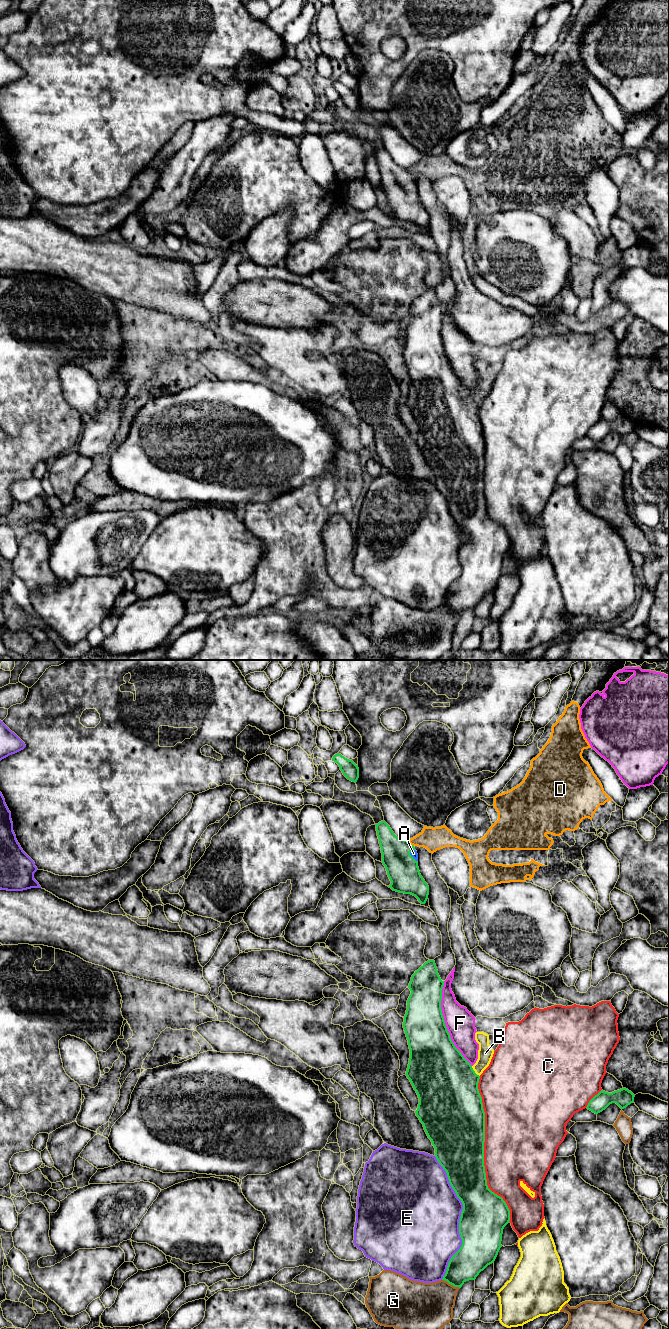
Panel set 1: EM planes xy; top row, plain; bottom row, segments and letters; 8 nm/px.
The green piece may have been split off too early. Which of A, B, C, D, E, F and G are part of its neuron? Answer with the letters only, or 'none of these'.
A

